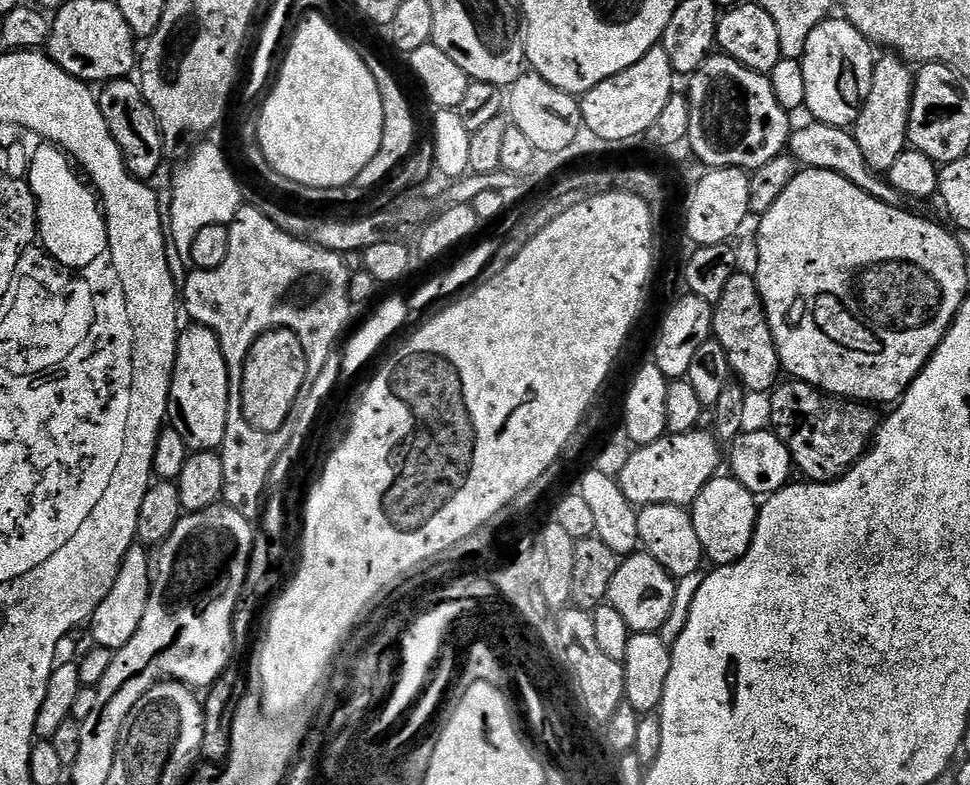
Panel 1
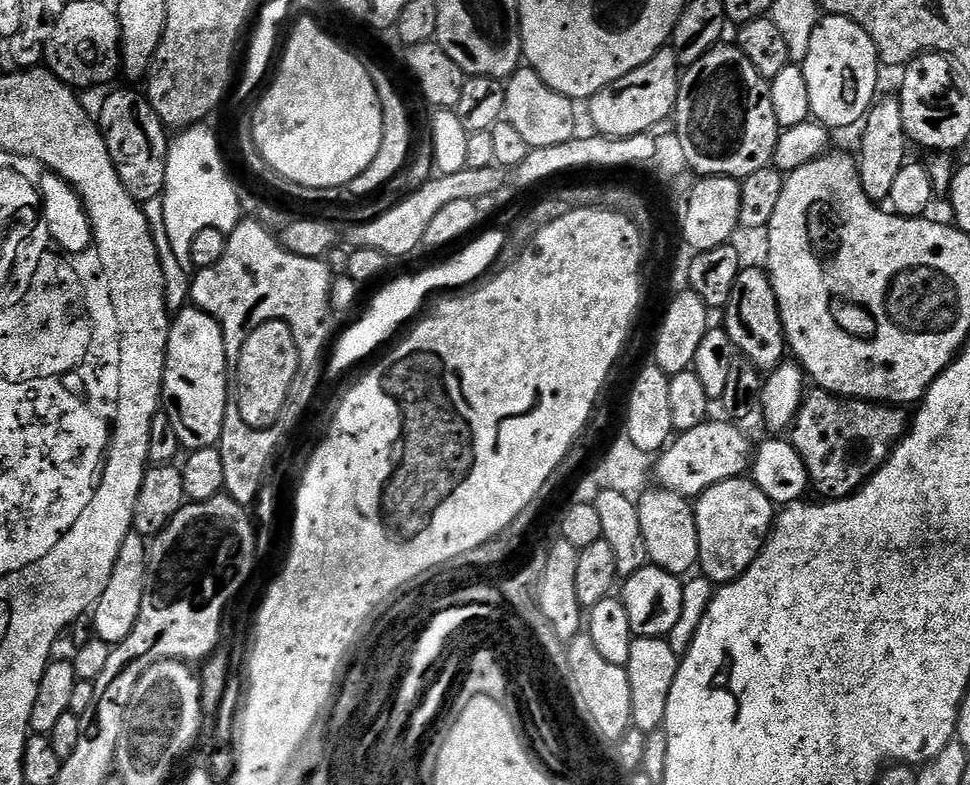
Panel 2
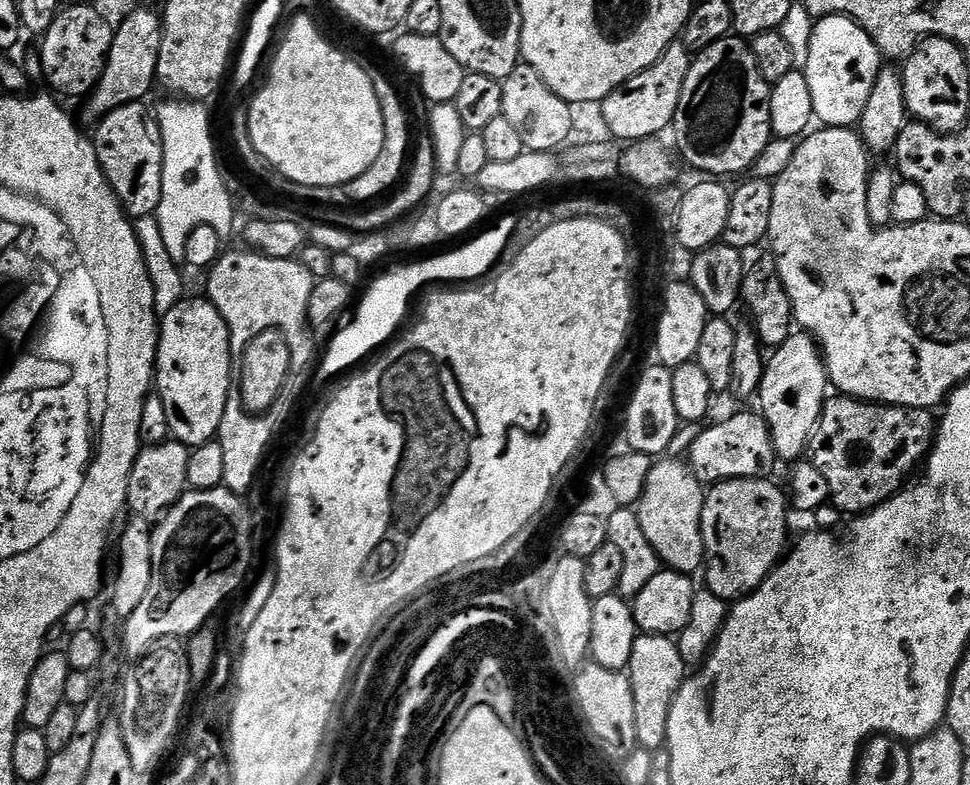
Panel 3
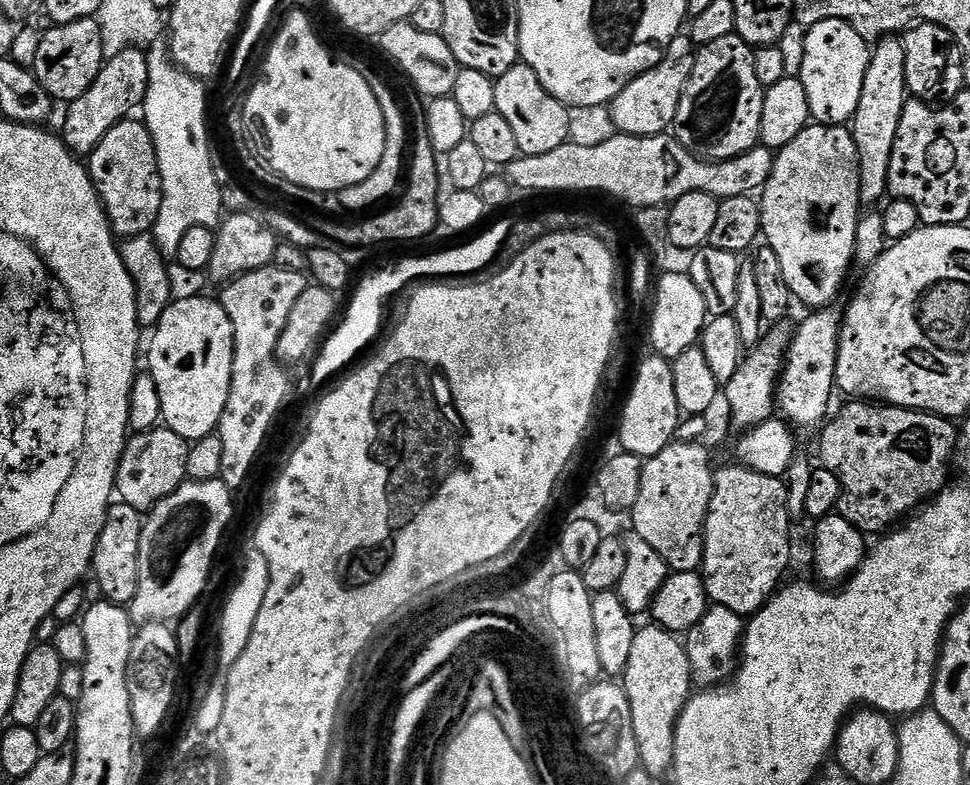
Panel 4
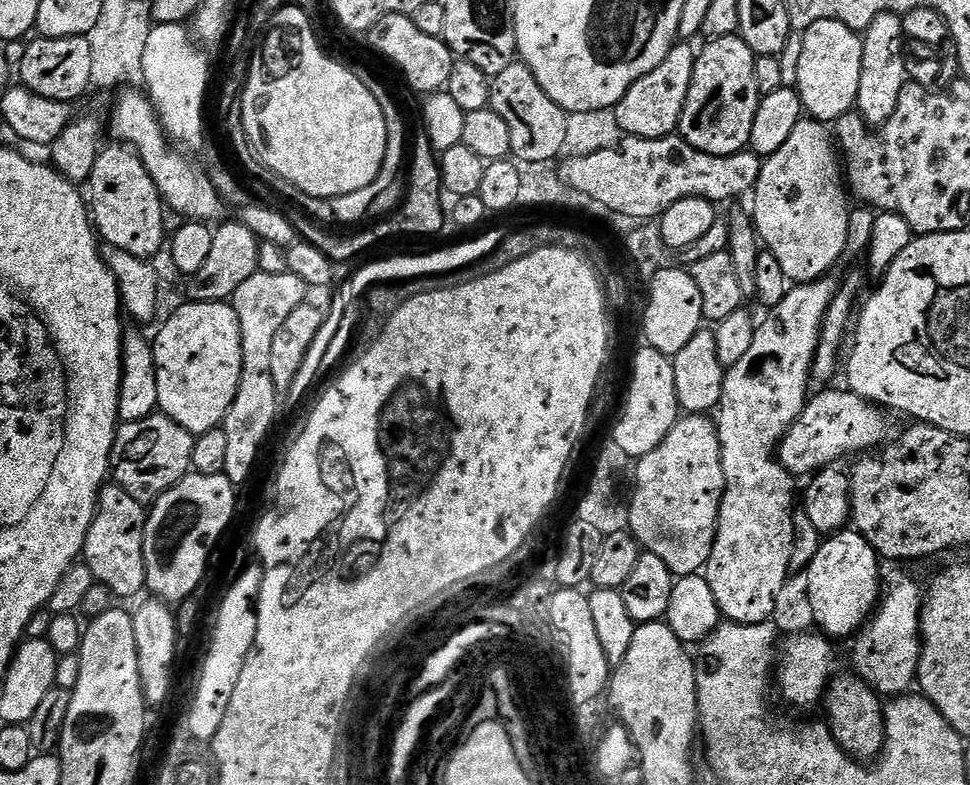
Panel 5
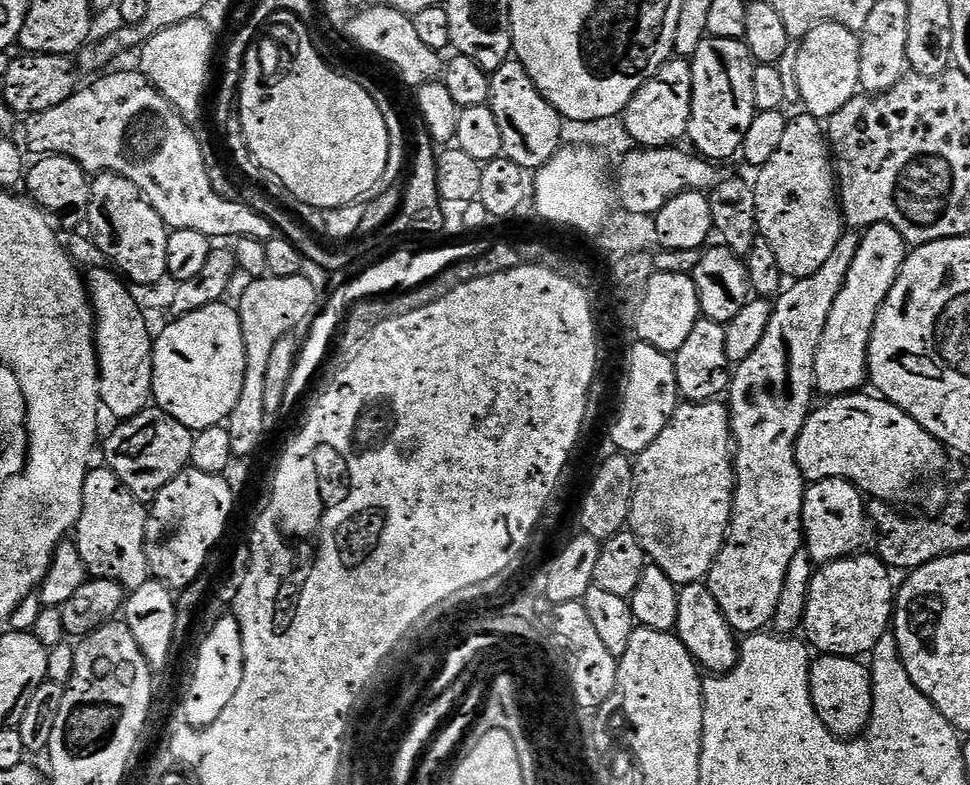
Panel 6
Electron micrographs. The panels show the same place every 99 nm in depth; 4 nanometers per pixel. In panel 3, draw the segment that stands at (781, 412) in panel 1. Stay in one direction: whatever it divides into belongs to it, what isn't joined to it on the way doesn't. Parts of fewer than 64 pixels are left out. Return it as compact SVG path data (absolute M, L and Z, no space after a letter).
M843 394L825 400L807 451L812 454L810 463L826 474L830 503L855 518L905 487L907 476L916 468L916 456L927 457L934 443L938 420L932 415L927 408L899 408Z

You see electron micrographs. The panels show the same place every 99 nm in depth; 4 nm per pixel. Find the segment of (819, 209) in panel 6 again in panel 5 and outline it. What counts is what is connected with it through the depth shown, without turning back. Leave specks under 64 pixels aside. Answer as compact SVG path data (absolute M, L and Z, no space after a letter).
M802 118L798 122L798 126L794 126L794 131L790 133L790 138L786 138L785 144L774 153L774 155L767 157L761 163L760 177L754 189L754 195L751 197L752 208L750 208L750 215L756 227L756 233L762 241L763 247L774 254L774 258L778 258L779 264L782 266L782 271L788 276L788 280L796 284L807 284L809 280L819 280L820 277L829 275L832 267L835 266L839 260L844 256L844 247L848 241L848 213L850 211L850 192L846 187L846 176L842 171L842 160L838 155L838 144L834 139L833 133L828 132L823 123L819 120L811 118Z

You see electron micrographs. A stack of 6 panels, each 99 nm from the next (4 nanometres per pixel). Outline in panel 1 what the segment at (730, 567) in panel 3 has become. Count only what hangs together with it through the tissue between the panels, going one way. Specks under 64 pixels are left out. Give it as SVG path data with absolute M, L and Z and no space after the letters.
M717 474L698 494L690 506L694 530L698 532L698 542L702 542L705 557L713 565L733 564L748 552L756 529L757 497L746 486L728 474Z

